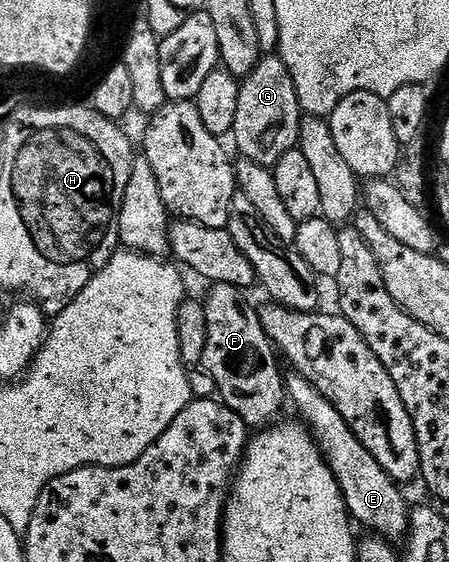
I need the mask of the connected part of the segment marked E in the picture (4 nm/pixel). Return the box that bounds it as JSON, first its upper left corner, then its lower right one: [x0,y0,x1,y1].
[286,373,411,541]

